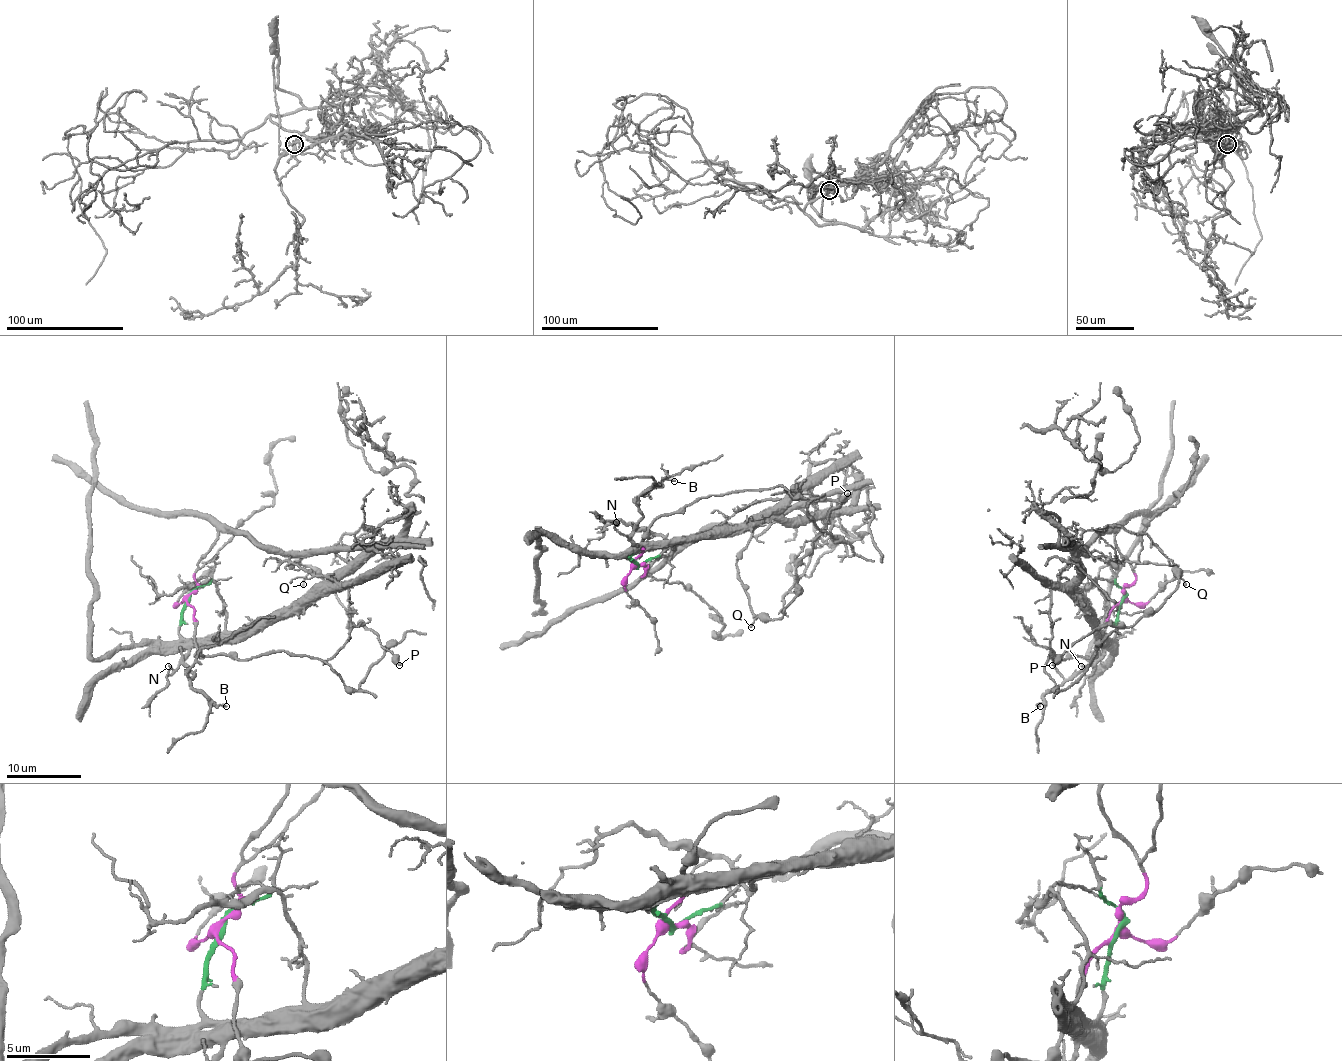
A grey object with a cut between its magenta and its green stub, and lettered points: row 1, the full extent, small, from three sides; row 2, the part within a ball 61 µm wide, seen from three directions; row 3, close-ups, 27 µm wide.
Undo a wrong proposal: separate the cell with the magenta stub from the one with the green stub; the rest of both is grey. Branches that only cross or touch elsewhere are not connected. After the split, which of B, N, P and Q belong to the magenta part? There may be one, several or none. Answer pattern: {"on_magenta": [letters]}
{"on_magenta": ["P", "Q"]}

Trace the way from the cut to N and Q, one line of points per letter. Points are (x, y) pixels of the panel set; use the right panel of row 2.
N: (1123, 596), (1117, 611), (1115, 641), (1089, 675), (1081, 665)
Q: (1123, 596), (1136, 574), (1119, 551), (1113, 531), (1102, 532), (1087, 555), (1111, 562), (1171, 564), (1186, 585)

